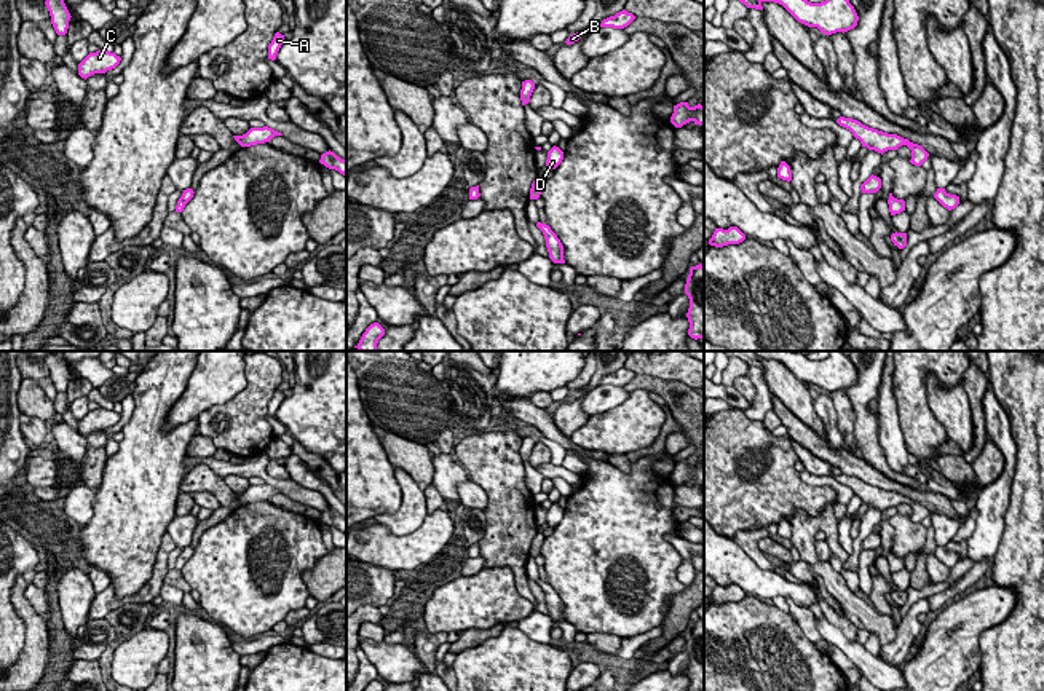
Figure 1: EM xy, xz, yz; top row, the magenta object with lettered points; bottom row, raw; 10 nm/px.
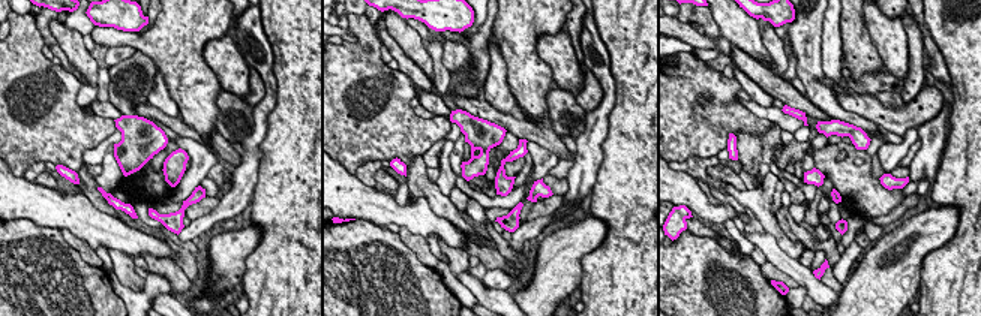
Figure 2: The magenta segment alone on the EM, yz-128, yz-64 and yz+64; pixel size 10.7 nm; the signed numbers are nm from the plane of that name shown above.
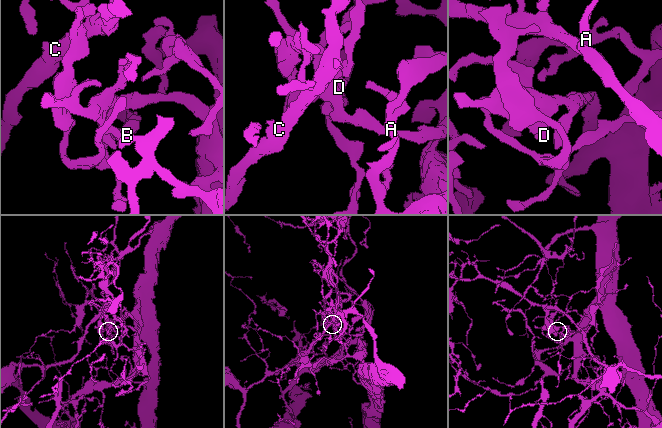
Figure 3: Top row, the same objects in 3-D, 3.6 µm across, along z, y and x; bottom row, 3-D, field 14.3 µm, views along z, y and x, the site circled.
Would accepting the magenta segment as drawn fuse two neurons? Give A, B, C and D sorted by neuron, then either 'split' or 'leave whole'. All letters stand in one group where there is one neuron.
groups A B D / C; split

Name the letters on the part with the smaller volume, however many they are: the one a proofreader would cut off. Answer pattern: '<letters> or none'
C

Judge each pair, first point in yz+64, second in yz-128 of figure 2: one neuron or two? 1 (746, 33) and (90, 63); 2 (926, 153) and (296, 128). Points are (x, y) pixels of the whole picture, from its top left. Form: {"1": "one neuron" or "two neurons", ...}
{"1": "one neuron", "2": "two neurons"}

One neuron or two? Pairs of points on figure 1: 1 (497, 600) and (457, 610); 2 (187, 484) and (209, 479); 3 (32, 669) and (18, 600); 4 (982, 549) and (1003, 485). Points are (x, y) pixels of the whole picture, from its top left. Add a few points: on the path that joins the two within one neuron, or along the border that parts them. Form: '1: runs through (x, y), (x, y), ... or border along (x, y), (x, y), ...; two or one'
1: runs through (487, 600), (466, 602); one
2: runs through (192, 482), (205, 479); one
3: runs through (34, 651), (34, 623), (31, 618); one
4: runs through (988, 533), (992, 501); one

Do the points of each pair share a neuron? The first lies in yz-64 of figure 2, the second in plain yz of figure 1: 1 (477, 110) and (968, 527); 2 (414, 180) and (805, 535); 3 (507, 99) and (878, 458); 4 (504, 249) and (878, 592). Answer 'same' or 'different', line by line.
1: different
2: same
3: different
4: same

